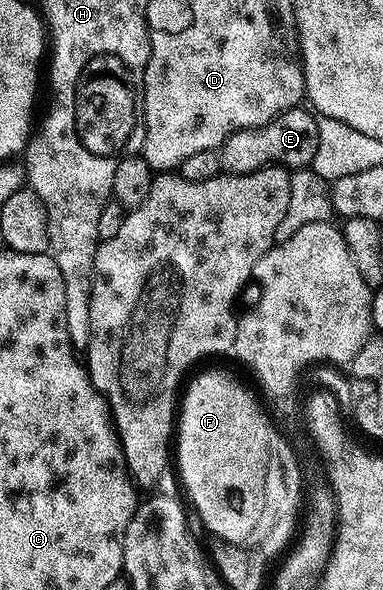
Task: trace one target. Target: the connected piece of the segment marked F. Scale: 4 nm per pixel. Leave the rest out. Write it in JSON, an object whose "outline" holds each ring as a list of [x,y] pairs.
{"outline":[[[213,368],[213,370],[205,370],[202,372],[201,375],[198,376],[198,378],[190,377],[188,379],[187,385],[184,387],[183,390],[183,397],[180,399],[179,402],[179,413],[176,415],[175,418],[175,466],[177,462],[177,474],[179,477],[181,477],[181,482],[183,485],[185,485],[185,494],[184,497],[187,499],[189,497],[188,505],[191,507],[193,505],[193,510],[195,513],[197,513],[197,518],[199,521],[202,522],[203,525],[206,526],[207,529],[210,530],[211,533],[214,534],[214,539],[220,540],[222,543],[234,543],[234,544],[245,544],[250,541],[249,539],[249,526],[255,525],[255,520],[257,518],[257,510],[256,510],[256,499],[258,496],[260,496],[263,492],[263,467],[264,467],[264,443],[261,440],[261,425],[259,424],[259,419],[257,418],[257,415],[252,412],[251,410],[247,409],[245,404],[242,403],[241,397],[239,396],[239,392],[236,391],[235,387],[233,387],[233,382],[228,382],[225,377],[221,374],[220,369]]]}

